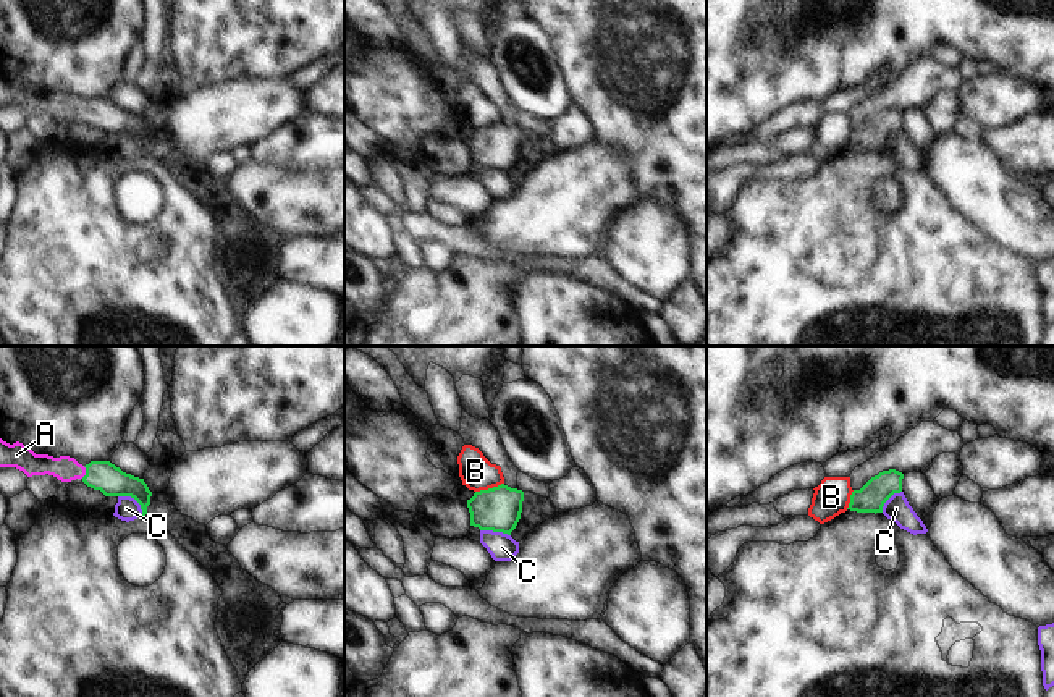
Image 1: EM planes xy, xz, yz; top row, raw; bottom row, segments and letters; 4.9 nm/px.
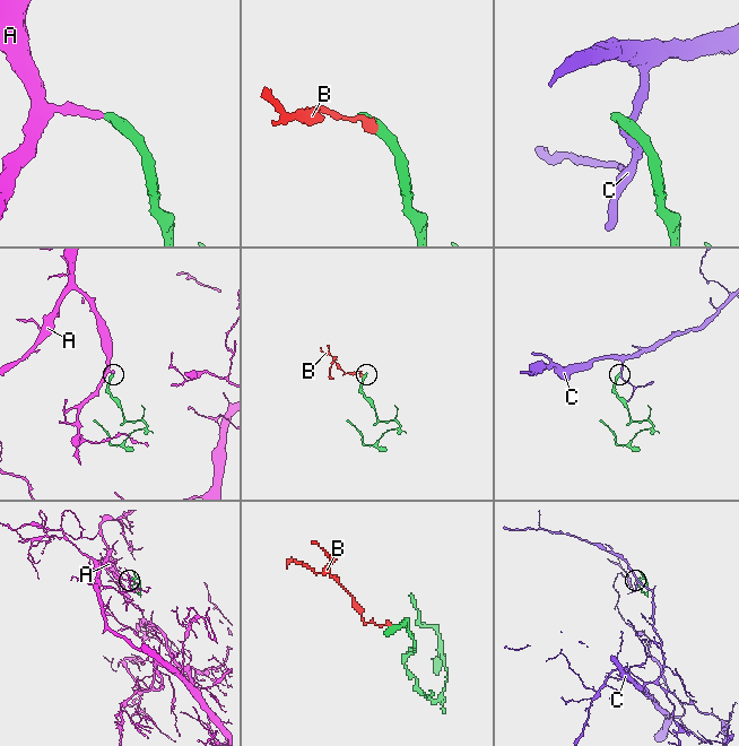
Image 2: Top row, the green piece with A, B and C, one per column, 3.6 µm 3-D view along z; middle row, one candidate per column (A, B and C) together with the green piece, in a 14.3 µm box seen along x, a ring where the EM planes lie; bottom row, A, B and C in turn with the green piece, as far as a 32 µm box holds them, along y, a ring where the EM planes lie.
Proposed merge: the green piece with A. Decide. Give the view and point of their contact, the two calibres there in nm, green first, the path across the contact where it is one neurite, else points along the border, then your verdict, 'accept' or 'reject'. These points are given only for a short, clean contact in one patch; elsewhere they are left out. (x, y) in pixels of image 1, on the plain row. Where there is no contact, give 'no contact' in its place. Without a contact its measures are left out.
contact xy (86, 110); calibres 150 and 120 nm; way xy (104, 114), (86, 110), (63, 105); accept

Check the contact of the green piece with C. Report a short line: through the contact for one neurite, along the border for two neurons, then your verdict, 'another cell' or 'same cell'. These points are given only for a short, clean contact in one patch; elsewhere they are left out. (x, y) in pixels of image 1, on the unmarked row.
xy (118, 133), (133, 136), (141, 144), (143, 152) | another cell

